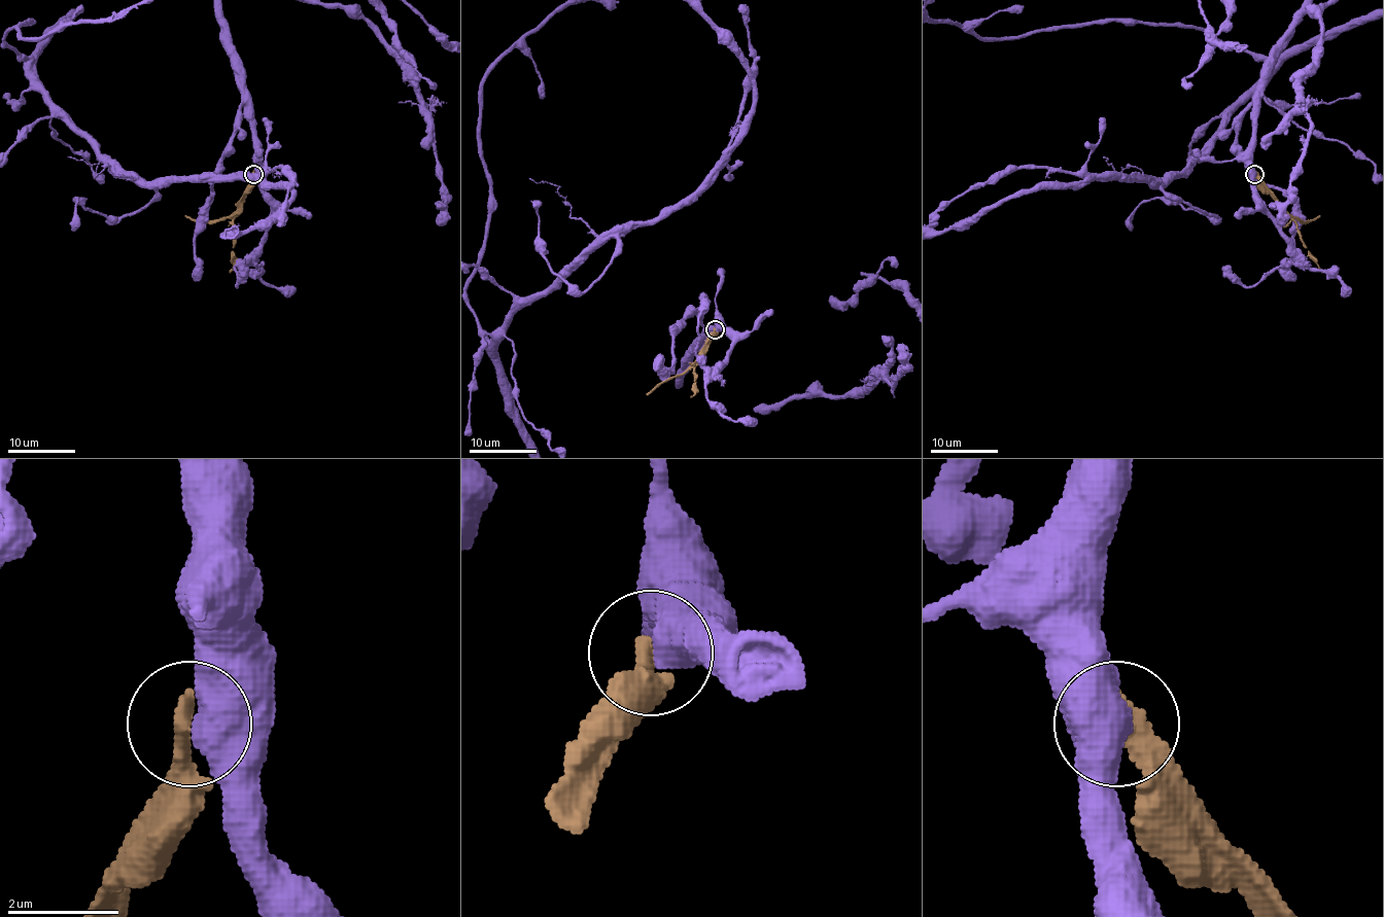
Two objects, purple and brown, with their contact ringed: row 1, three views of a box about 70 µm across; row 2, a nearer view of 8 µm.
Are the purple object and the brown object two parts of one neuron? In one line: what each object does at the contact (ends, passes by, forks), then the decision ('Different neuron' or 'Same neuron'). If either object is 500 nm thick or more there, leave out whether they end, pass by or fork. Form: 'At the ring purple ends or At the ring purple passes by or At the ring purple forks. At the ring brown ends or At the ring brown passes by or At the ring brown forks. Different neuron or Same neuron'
Different neuron

